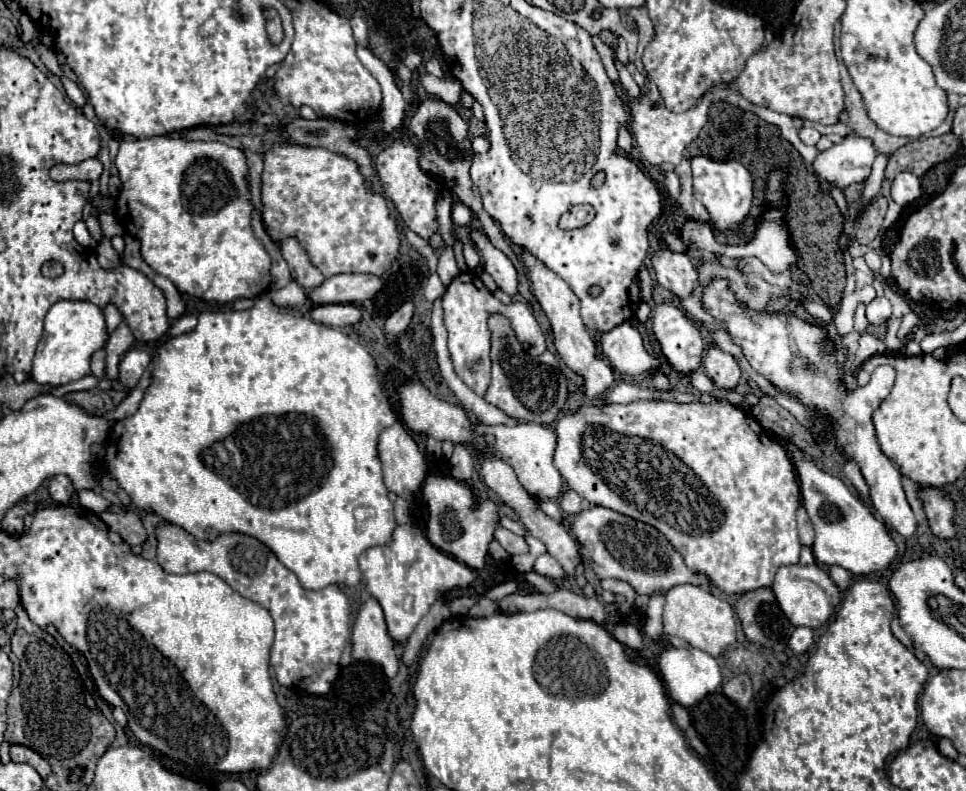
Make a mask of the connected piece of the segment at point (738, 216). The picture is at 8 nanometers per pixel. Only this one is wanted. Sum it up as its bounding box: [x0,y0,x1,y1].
[693,157,753,233]

